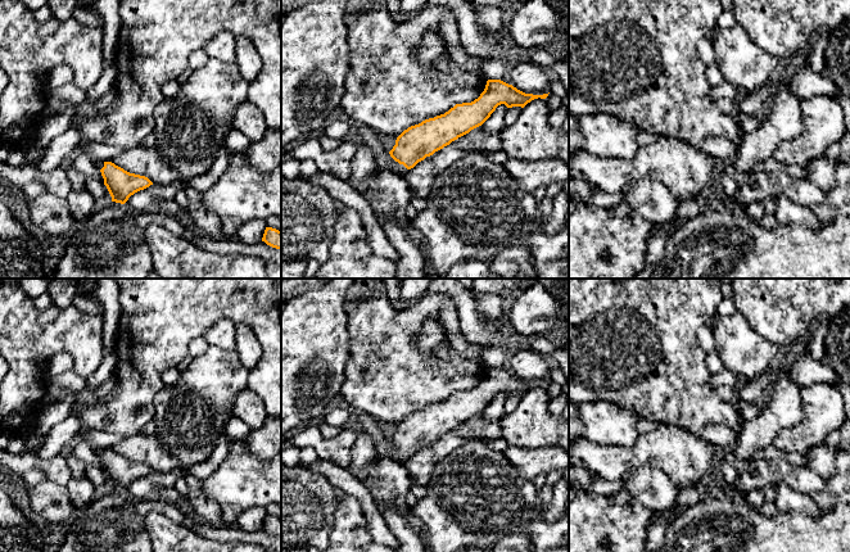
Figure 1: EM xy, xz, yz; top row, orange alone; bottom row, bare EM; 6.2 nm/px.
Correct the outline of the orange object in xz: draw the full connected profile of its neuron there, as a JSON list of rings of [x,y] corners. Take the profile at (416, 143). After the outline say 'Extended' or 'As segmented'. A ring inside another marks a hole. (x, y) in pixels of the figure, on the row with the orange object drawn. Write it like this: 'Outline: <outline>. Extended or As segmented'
Outline: [[[488,80],[484,91],[474,101],[456,104],[444,114],[404,130],[389,151],[395,160],[393,172],[403,177],[426,157],[481,126],[501,104],[524,108],[532,100],[547,96],[525,94],[501,80]]]. Extended

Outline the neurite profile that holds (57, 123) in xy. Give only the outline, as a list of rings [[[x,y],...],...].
[[[72,108],[62,113],[51,113],[41,127],[35,145],[26,150],[23,164],[33,166],[40,162],[51,140],[69,130],[78,118],[77,110]]]

